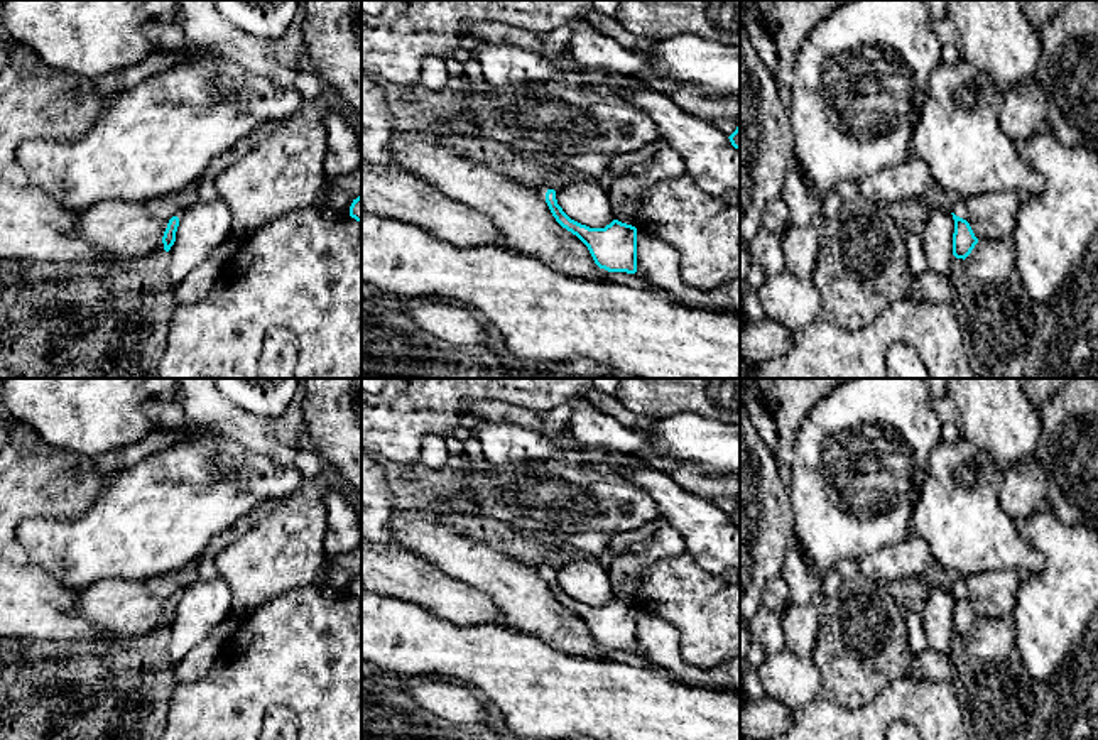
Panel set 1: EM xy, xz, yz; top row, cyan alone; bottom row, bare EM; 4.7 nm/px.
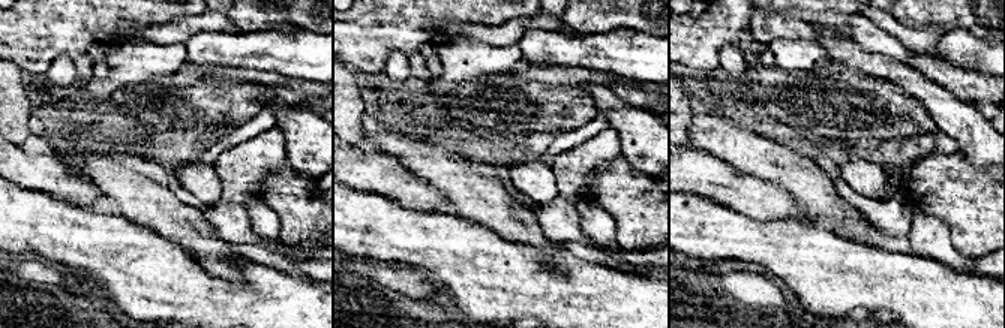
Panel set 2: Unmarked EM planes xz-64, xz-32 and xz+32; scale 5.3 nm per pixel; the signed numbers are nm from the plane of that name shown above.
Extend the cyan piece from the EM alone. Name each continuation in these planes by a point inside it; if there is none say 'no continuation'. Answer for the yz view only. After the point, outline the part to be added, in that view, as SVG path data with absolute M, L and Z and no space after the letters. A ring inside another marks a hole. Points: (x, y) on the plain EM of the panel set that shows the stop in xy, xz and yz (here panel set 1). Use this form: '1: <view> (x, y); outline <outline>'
1: yz (958, 585); outline M954 578L954 581L949 585L949 590L956 595L966 598L966 581L965 578Z

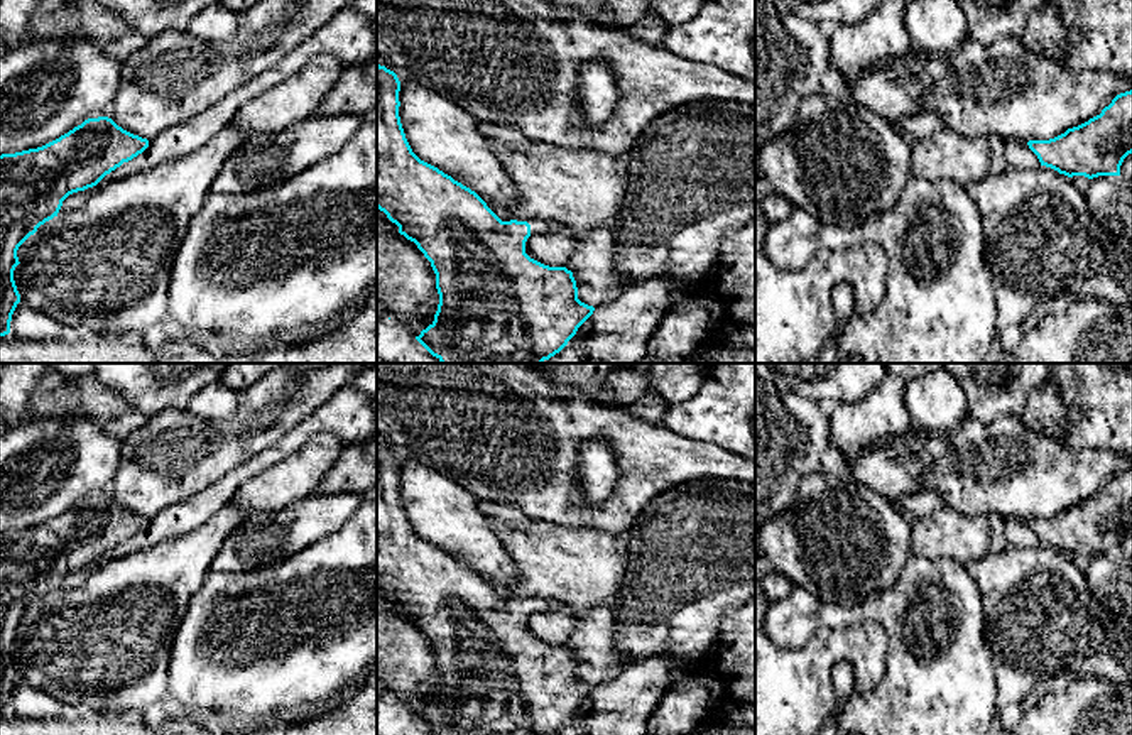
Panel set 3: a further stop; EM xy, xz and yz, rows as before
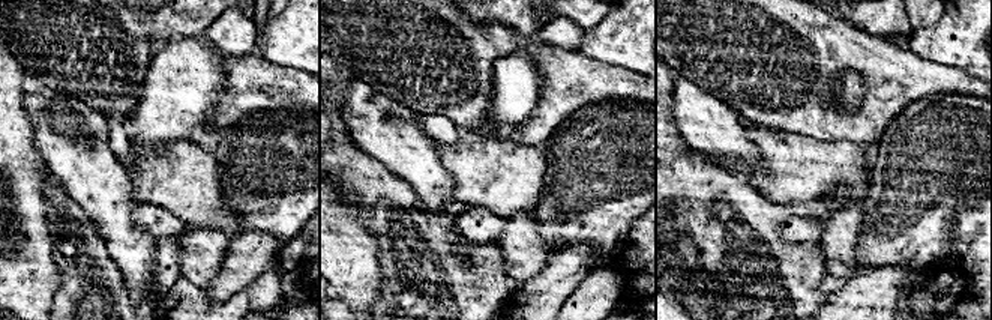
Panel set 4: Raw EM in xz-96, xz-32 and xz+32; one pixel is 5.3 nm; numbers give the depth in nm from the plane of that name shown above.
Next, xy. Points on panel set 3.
no continuation

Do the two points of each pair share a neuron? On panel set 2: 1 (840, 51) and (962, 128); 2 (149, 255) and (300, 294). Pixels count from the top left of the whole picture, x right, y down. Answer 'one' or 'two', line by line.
1: one
2: one

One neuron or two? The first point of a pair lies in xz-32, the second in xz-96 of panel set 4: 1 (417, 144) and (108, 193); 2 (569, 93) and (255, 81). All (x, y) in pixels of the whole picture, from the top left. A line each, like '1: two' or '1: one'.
1: one
2: one

